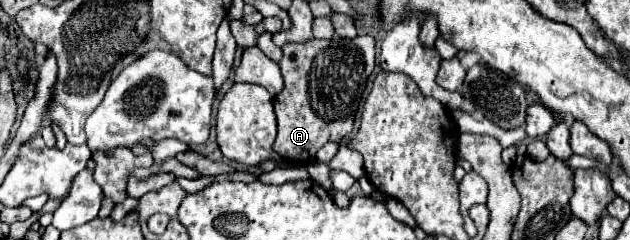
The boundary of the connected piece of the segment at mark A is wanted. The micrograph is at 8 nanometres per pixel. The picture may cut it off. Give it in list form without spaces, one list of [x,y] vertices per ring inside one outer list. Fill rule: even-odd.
[[[371,36],[357,38],[333,38],[333,40],[307,40],[307,42],[287,42],[283,44],[283,58],[279,68],[285,80],[283,90],[273,98],[277,114],[277,140],[273,150],[285,160],[297,166],[309,166],[315,162],[315,152],[327,142],[341,142],[353,130],[353,118],[365,90],[365,82],[375,66],[375,40]]]

